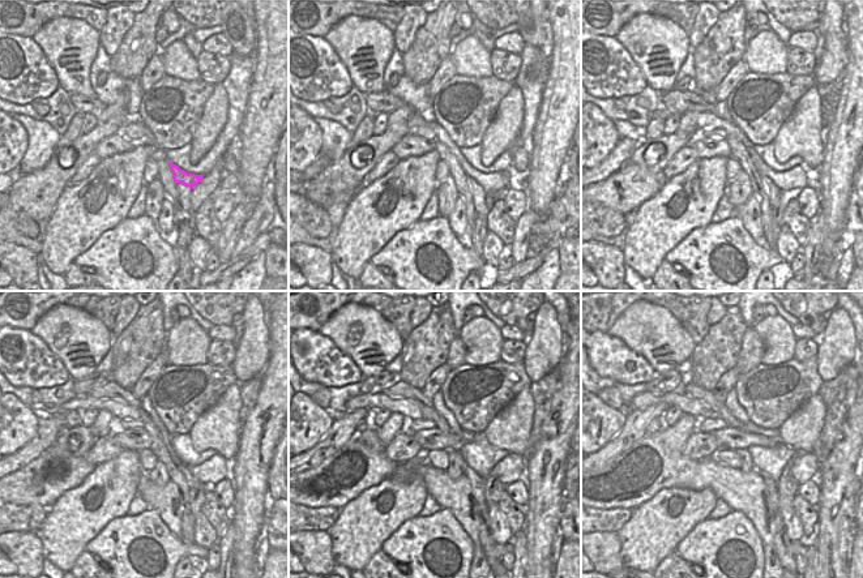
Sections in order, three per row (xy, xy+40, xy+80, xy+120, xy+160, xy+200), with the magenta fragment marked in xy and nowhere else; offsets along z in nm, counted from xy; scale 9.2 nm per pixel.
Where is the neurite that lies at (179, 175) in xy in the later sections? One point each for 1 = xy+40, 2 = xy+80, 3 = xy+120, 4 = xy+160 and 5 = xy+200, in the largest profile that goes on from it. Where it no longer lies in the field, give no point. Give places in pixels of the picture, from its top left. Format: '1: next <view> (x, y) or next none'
1: next xy+40 (491, 183)
2: next xy+80 (795, 178)
3: next xy+120 (213, 470)
4: next xy+160 (508, 470)
5: next xy+200 (804, 467)

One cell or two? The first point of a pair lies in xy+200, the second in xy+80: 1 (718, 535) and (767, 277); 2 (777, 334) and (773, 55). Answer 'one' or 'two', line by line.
1: two
2: one

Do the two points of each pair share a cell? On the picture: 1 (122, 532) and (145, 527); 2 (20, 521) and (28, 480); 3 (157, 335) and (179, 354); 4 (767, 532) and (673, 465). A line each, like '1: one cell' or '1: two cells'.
1: one cell
2: two cells
3: two cells
4: one cell

